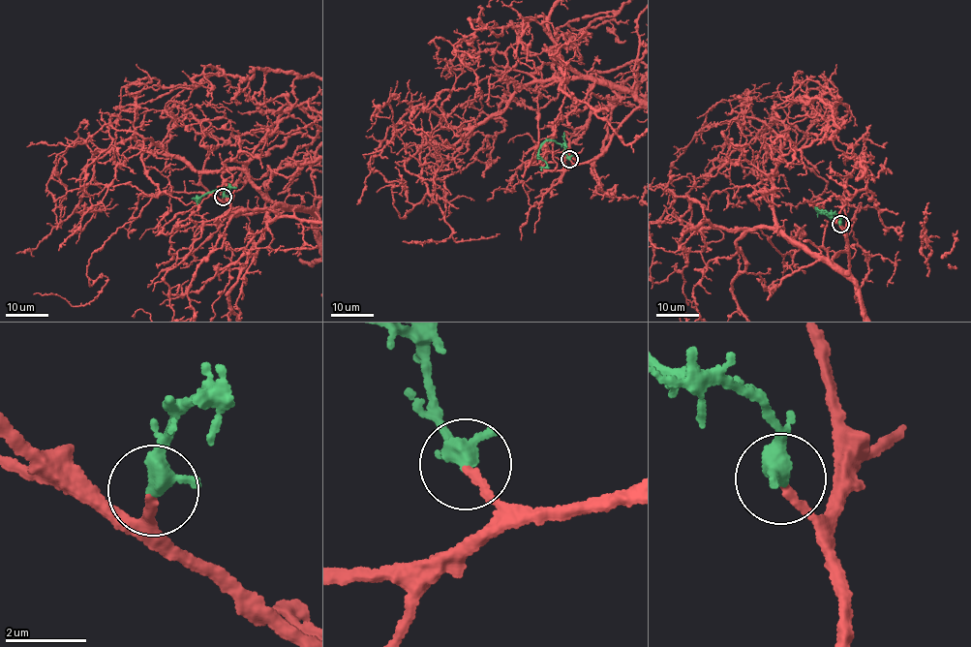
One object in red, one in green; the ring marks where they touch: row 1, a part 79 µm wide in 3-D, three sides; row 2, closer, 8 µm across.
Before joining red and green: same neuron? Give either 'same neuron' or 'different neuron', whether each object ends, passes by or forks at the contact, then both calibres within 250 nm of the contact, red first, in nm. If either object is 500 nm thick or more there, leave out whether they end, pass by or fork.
same neuron; 190 nm thick on the red side, 500 nm on the other

